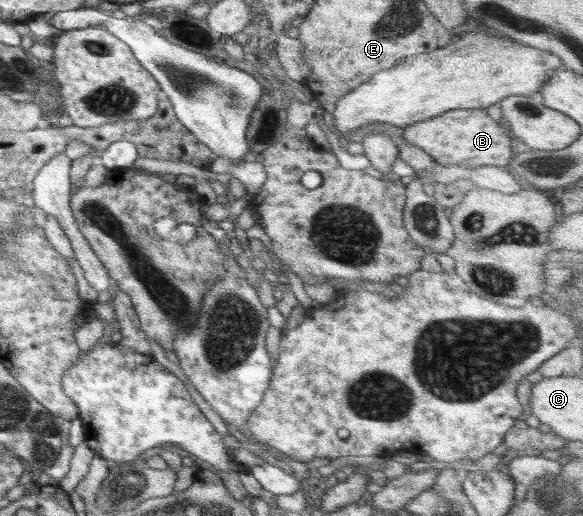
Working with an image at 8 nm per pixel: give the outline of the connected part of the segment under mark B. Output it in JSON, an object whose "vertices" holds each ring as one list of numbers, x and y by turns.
{"vertices":[[485,107,476,109,455,109,416,122,404,129,402,137,409,143,424,150,430,157,443,166,459,165,479,168,485,165,508,167,509,161,516,155,514,137,504,126,489,117]]}

